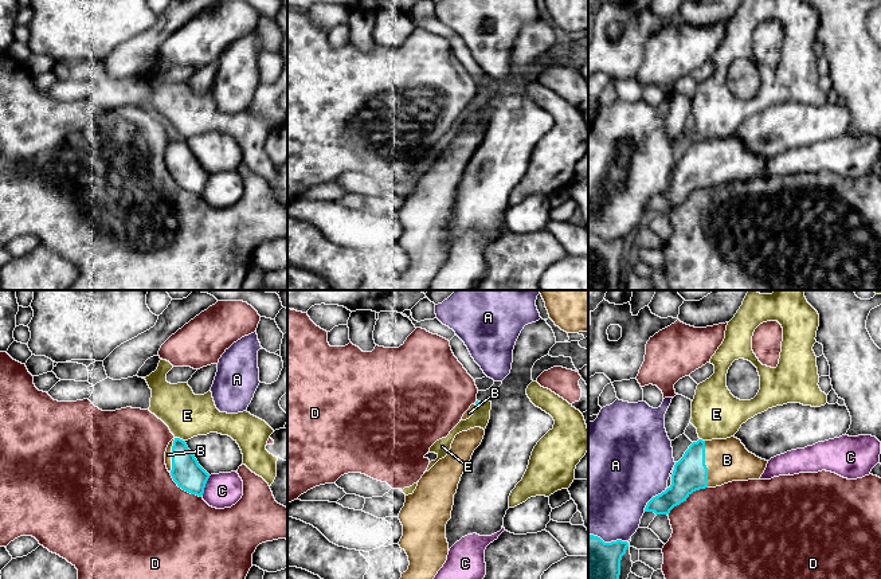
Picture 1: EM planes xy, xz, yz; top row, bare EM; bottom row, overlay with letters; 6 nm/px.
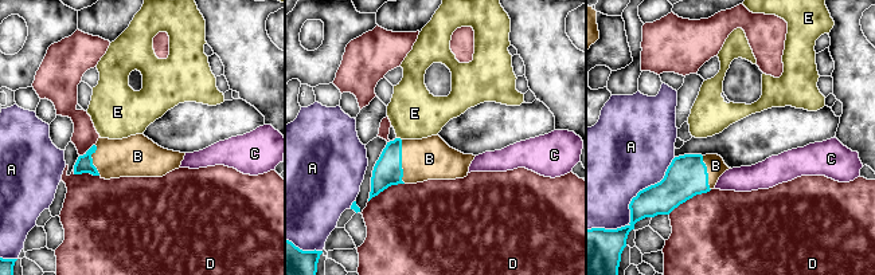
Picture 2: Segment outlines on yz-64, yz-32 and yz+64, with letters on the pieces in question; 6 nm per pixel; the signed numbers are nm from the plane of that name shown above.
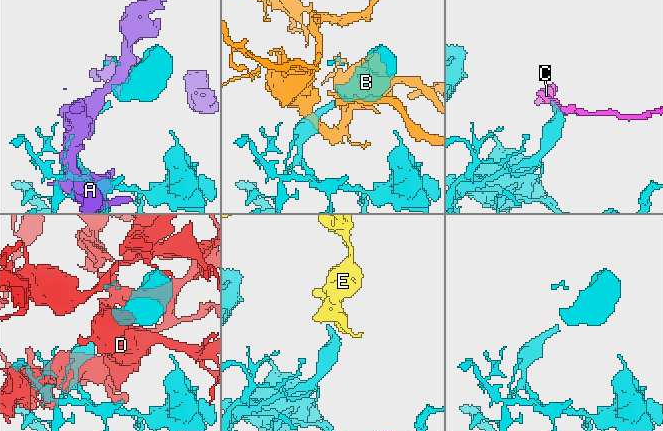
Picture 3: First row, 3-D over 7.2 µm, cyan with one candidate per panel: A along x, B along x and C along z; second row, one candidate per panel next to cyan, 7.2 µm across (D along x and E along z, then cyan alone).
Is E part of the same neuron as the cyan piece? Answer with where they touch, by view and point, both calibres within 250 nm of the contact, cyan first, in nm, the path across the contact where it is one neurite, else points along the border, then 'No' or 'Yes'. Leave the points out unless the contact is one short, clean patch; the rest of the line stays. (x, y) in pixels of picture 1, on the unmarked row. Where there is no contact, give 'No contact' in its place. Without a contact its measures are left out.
Touches cyan at xy (179, 137). Thickness 180 nm (cyan) against 260 nm. Boundary: xy (175, 136), (184, 140). No

